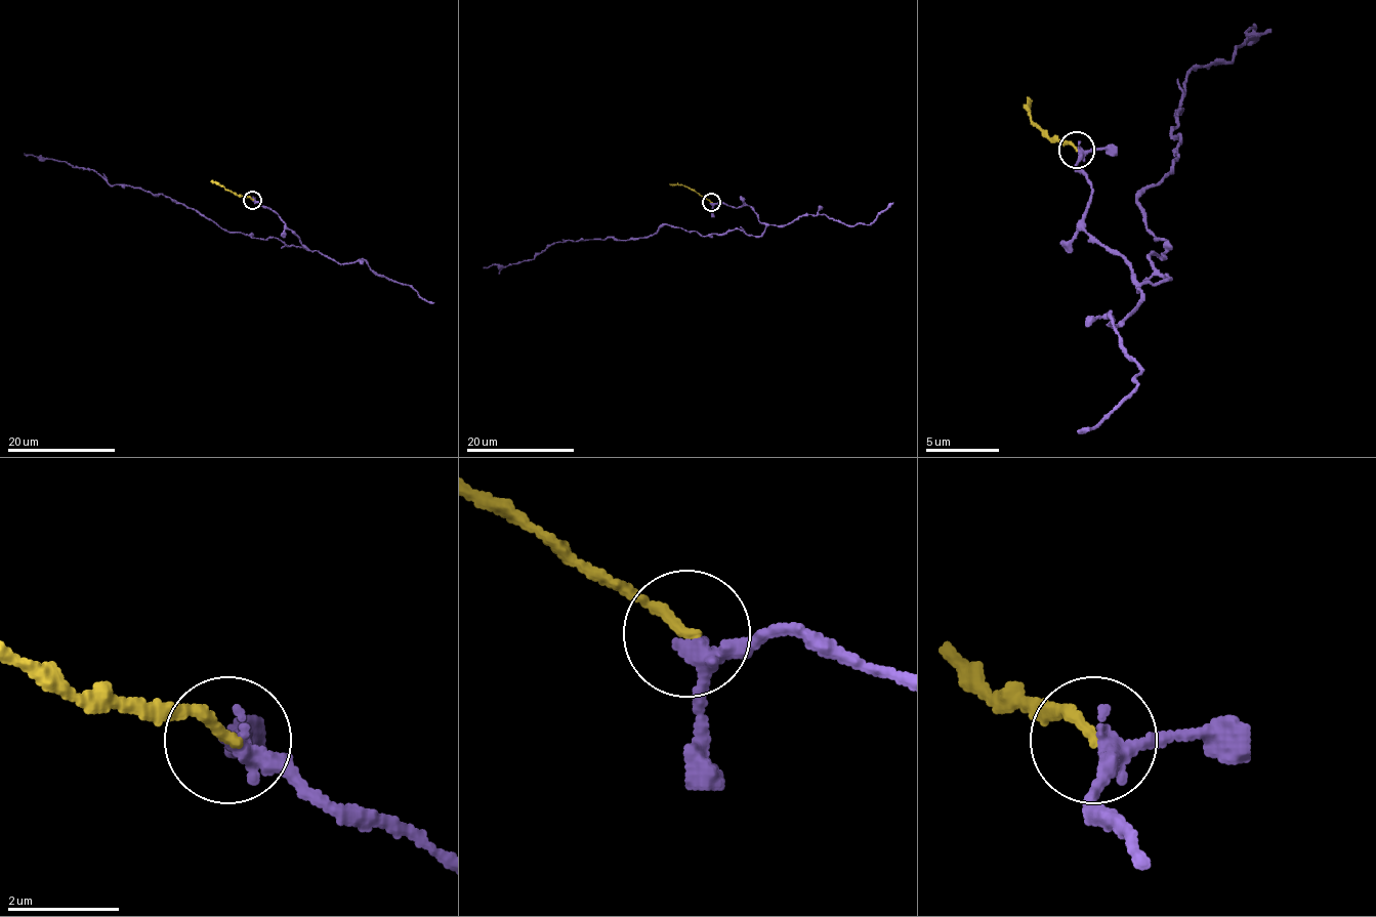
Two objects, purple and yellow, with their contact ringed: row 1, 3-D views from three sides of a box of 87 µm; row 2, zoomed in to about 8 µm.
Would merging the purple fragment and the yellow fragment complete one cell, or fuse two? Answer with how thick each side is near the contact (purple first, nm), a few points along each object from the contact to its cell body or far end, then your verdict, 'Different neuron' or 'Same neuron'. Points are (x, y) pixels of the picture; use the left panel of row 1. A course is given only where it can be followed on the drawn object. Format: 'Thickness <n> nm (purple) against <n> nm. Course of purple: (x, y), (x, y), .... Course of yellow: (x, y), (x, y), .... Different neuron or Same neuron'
Thickness 280 nm (purple) against 200 nm. Course of purple: (252, 199), (269, 207), (306, 248), (226, 232), (161, 194), (110, 185), (92, 169), (25, 153). Course of yellow: (252, 199), (239, 197), (210, 180). Same neuron

